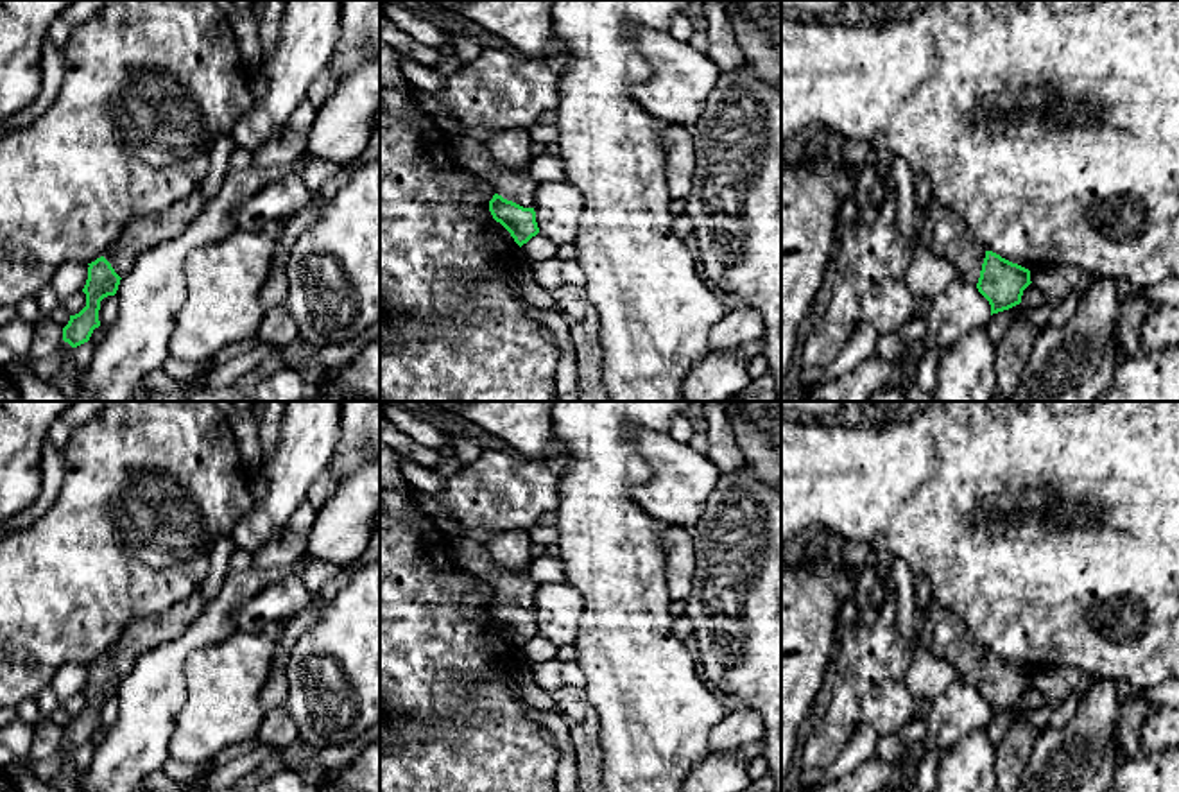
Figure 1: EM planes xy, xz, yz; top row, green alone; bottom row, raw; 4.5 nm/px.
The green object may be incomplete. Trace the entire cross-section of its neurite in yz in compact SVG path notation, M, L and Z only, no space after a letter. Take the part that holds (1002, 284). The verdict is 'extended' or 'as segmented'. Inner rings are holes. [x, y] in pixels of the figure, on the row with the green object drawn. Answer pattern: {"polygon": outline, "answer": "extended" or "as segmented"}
{"polygon": "M932 199L926 220L928 247L951 263L960 278L989 301L991 315L1021 303L1030 271L978 245L964 220Z", "answer": "extended"}

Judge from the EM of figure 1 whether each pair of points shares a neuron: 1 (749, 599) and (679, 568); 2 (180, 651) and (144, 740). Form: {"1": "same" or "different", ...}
{"1": "different", "2": "same"}

